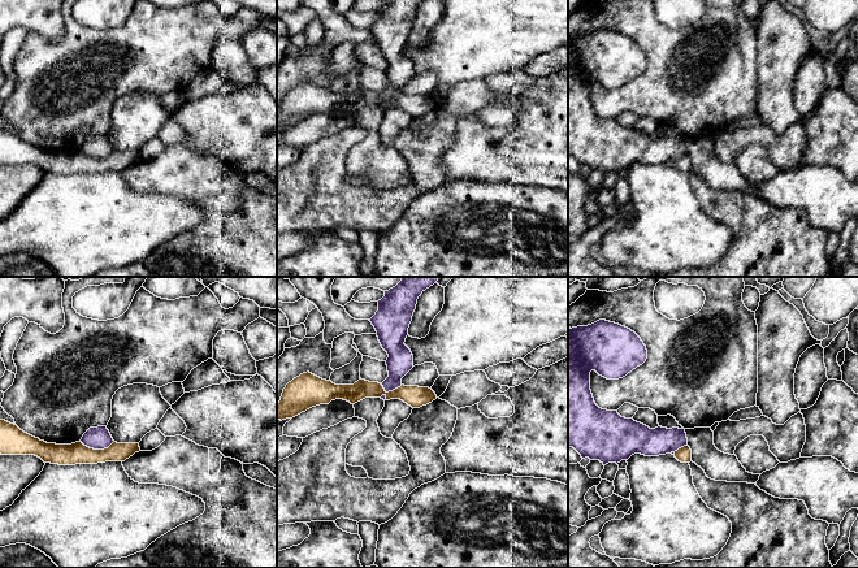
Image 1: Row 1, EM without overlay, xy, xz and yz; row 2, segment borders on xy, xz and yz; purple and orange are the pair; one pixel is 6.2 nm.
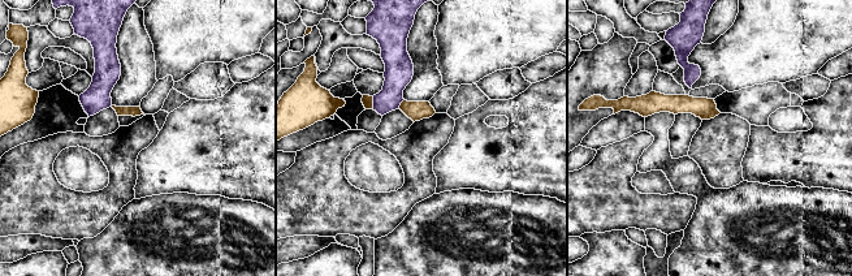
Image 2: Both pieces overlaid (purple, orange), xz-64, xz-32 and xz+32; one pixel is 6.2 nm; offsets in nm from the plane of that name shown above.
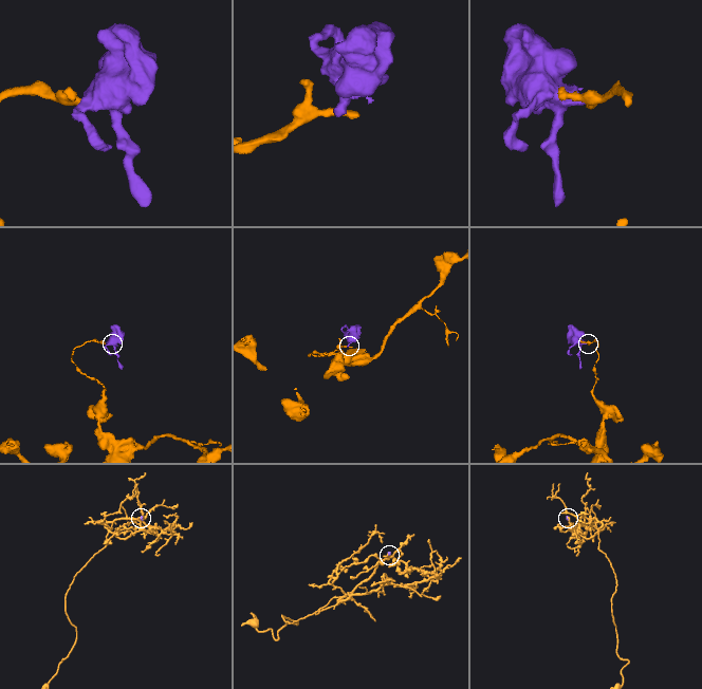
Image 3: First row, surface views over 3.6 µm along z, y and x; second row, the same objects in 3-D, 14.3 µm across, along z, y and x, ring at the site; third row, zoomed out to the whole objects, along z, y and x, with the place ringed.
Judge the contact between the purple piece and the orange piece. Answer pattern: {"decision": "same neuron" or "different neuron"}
{"decision": "different neuron"}

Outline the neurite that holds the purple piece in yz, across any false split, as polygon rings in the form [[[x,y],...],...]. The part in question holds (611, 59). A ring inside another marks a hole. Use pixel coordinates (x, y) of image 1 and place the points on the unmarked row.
[[[599,29],[588,35],[568,36],[568,156],[573,156],[582,168],[599,169],[603,174],[628,169],[634,162],[645,165],[659,165],[677,160],[688,153],[685,138],[662,136],[650,138],[649,135],[621,126],[618,120],[599,117],[590,99],[590,81],[595,79],[607,88],[625,86],[647,68],[647,58],[641,47],[630,38],[615,31]]]

